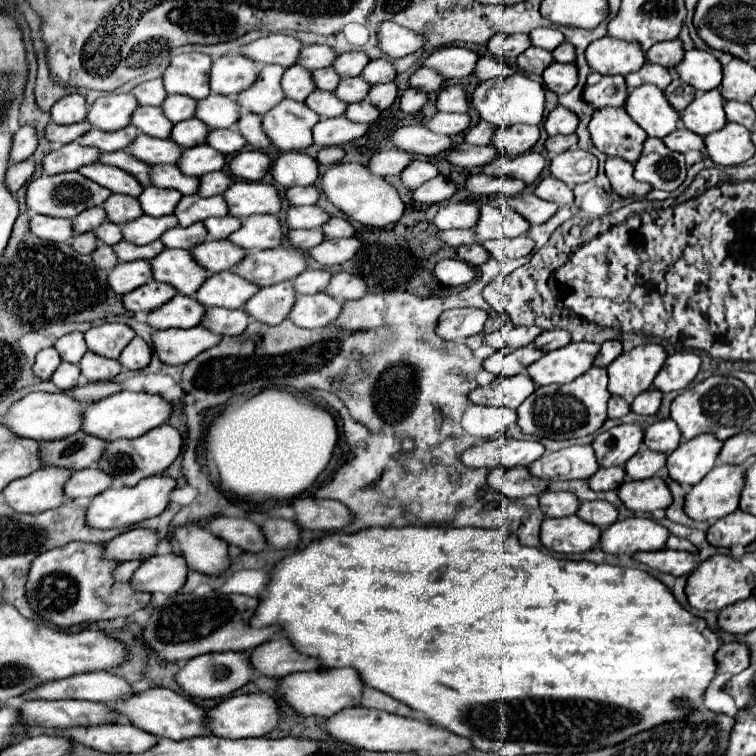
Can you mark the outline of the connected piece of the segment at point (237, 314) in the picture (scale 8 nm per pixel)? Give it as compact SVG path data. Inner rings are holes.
M206 308L200 326L220 334L220 336L238 336L248 326L248 314L240 310L228 310L228 308Z

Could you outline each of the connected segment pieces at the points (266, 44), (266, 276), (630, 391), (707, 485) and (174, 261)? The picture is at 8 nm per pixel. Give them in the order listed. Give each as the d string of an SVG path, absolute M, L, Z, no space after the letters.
M270 34L246 44L240 54L258 62L258 64L280 64L290 68L300 54L302 44L294 36L286 34Z
M292 246L248 252L234 268L234 272L256 286L272 286L284 280L294 280L304 270L304 254Z
M660 344L636 346L630 352L620 354L608 366L610 394L616 394L630 404L638 394L650 388L666 358L668 354Z
M718 464L690 488L684 498L684 512L698 522L714 522L738 508L740 490L744 486L744 470L738 466Z
M162 250L150 260L152 278L158 282L172 284L180 294L192 296L196 288L208 278L208 272L196 264L188 250Z

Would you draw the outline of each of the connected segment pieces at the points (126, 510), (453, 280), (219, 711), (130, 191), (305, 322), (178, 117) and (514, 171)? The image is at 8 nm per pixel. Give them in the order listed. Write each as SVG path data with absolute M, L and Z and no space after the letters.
M156 474L150 478L140 480L140 484L128 488L108 488L102 494L98 494L96 498L92 498L88 510L86 510L86 524L92 528L118 528L118 526L134 526L146 518L158 516L164 512L164 508L168 506L168 494L174 490L176 482L168 476Z
M442 260L434 268L434 276L444 286L464 286L474 280L474 270L462 260Z
M244 694L244 696L230 696L222 700L216 708L210 708L206 712L208 716L208 728L210 734L218 738L254 738L254 736L266 736L274 730L278 722L278 706L268 694Z
M94 162L94 164L86 164L84 168L78 170L82 176L94 180L96 184L118 192L118 194L128 194L128 196L140 196L140 192L144 190L144 186L128 172L116 168L116 166L108 166L102 162Z
M318 292L312 296L296 296L290 320L300 328L320 328L336 320L340 310L342 304L326 292Z
M166 96L162 104L164 116L174 124L192 118L194 110L196 110L196 100L192 100L190 96Z
M524 152L516 158L508 158L500 154L492 162L488 162L482 168L482 172L490 176L512 176L512 178L520 178L526 184L532 184L542 174L544 164L546 164L544 156L536 152Z

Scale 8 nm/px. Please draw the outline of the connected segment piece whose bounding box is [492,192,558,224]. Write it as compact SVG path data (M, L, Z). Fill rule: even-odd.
M522 192L522 194L510 196L510 198L498 196L492 202L498 206L504 206L504 208L512 208L514 212L520 212L520 216L524 216L530 224L542 224L548 218L552 218L558 210L556 204L552 204L552 202L544 204L544 200L536 198L532 192Z

